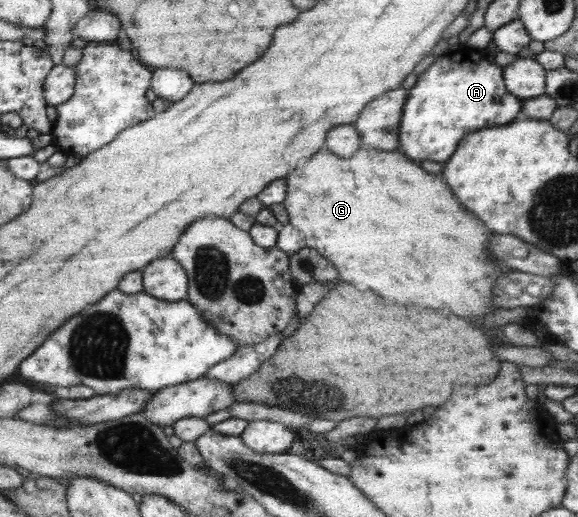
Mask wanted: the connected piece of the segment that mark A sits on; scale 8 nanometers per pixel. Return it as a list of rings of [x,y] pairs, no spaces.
[[[447,55],[439,56],[424,72],[418,75],[415,86],[408,90],[407,104],[400,123],[400,152],[408,155],[416,163],[431,160],[444,164],[460,146],[460,142],[469,133],[481,128],[505,126],[522,117],[523,102],[507,89],[504,82],[504,70],[489,60],[453,60]]]

